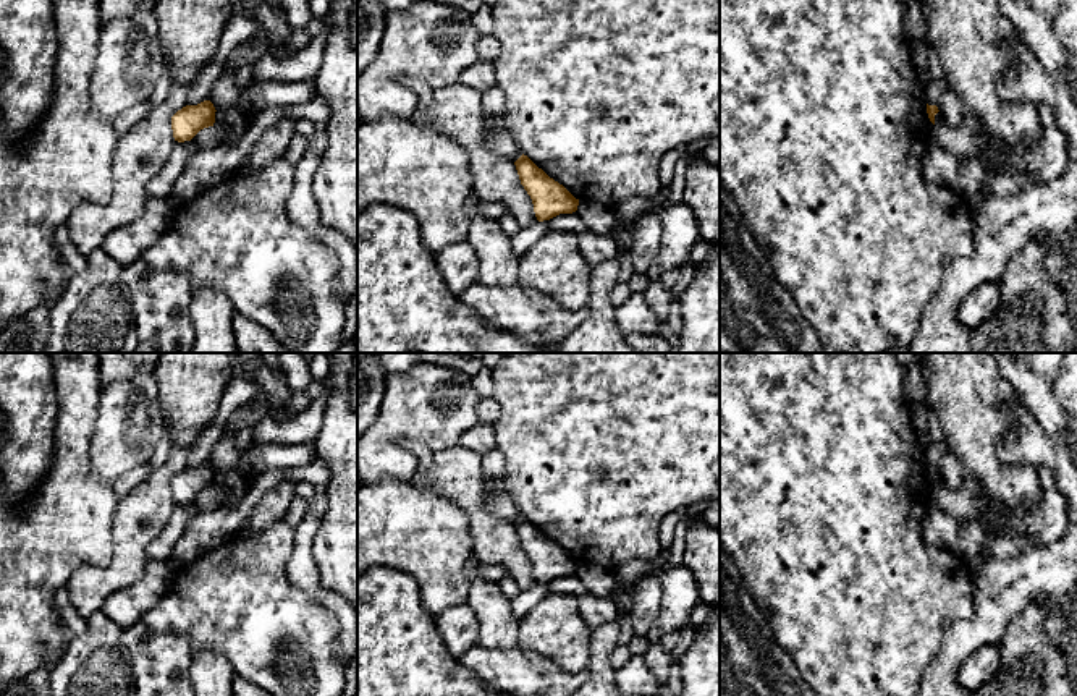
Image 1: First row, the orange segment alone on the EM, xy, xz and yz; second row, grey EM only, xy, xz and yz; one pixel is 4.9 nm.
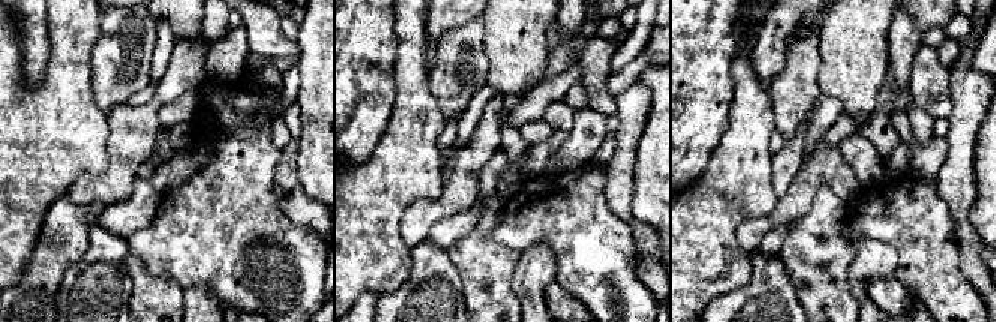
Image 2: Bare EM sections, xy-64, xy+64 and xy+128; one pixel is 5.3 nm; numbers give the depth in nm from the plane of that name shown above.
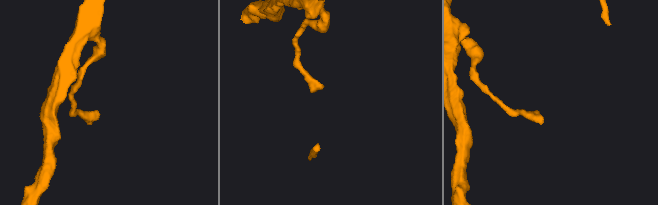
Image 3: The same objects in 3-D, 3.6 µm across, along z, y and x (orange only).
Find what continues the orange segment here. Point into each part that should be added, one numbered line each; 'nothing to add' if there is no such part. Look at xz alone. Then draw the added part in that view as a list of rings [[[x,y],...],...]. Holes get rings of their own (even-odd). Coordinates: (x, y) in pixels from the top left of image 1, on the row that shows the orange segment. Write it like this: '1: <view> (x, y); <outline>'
nothing to add

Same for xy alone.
nothing to add

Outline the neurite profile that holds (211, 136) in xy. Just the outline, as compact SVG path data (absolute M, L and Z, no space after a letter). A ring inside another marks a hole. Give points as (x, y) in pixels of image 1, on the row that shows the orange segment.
M217 126L201 129L194 139L201 149L213 147L226 139L226 131Z

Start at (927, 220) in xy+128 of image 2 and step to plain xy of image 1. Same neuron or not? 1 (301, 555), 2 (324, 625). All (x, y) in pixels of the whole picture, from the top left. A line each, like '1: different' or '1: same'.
1: different
2: same

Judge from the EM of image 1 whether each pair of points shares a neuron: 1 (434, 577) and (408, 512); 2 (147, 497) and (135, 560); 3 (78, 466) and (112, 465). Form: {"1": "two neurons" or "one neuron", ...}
{"1": "one neuron", "2": "one neuron", "3": "two neurons"}

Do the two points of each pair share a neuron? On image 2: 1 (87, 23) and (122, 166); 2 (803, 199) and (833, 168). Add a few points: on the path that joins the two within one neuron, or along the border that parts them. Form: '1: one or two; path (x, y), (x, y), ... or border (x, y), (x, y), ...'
1: two; border (108, 113), (108, 140), (105, 147)
2: one; path (803, 189), (822, 169)

